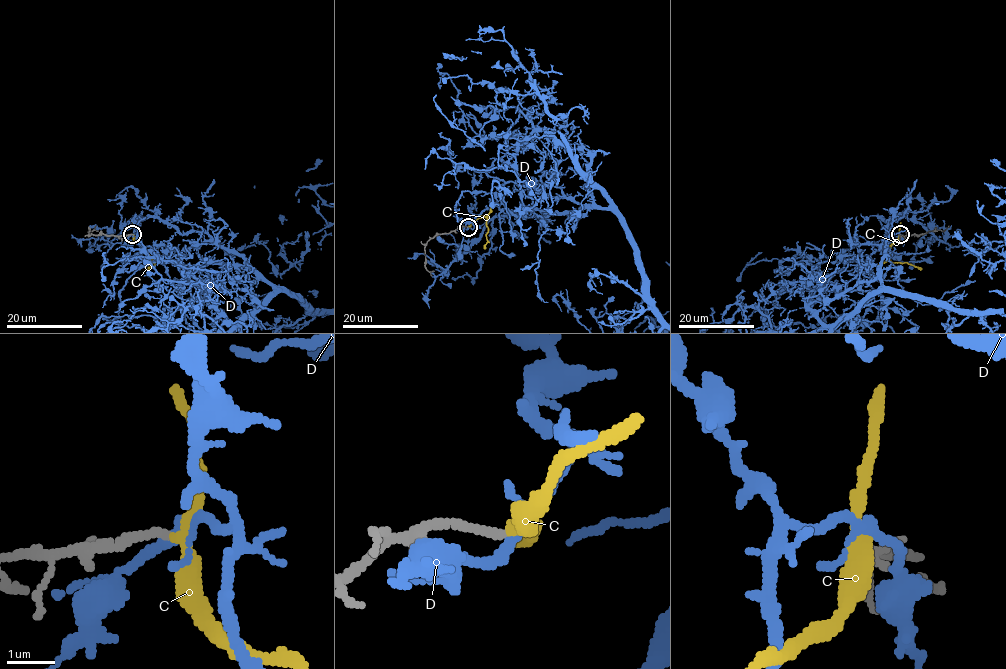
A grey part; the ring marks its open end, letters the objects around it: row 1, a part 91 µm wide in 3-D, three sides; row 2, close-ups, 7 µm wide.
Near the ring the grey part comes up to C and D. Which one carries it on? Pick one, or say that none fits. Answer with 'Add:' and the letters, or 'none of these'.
Add: C

